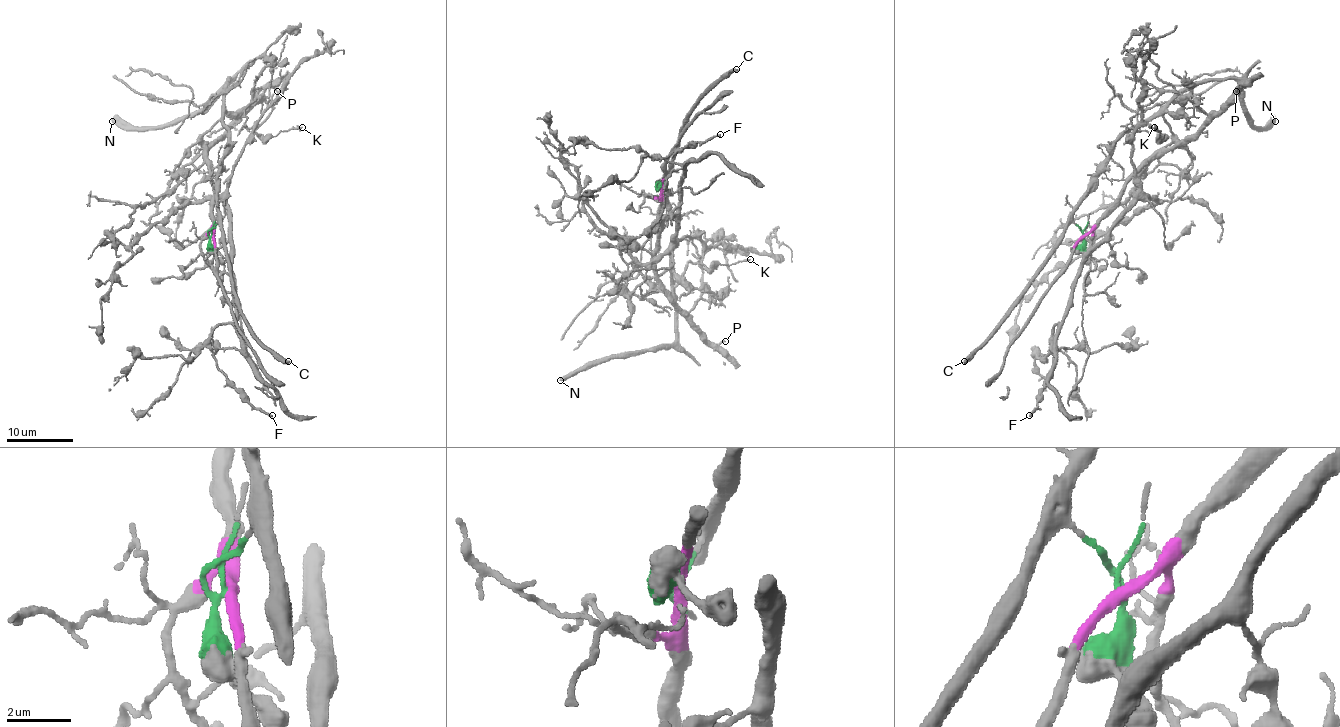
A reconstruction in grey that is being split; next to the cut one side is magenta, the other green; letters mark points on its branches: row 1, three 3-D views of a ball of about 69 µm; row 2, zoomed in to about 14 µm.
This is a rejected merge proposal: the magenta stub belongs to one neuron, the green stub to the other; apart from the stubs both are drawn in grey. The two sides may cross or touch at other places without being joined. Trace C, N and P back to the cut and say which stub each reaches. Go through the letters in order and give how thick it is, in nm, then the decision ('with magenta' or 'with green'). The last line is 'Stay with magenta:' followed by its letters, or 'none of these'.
C: 420 nm | with green
N: 380 nm | with green
P: 140 nm | with magenta
Stay with magenta: P

